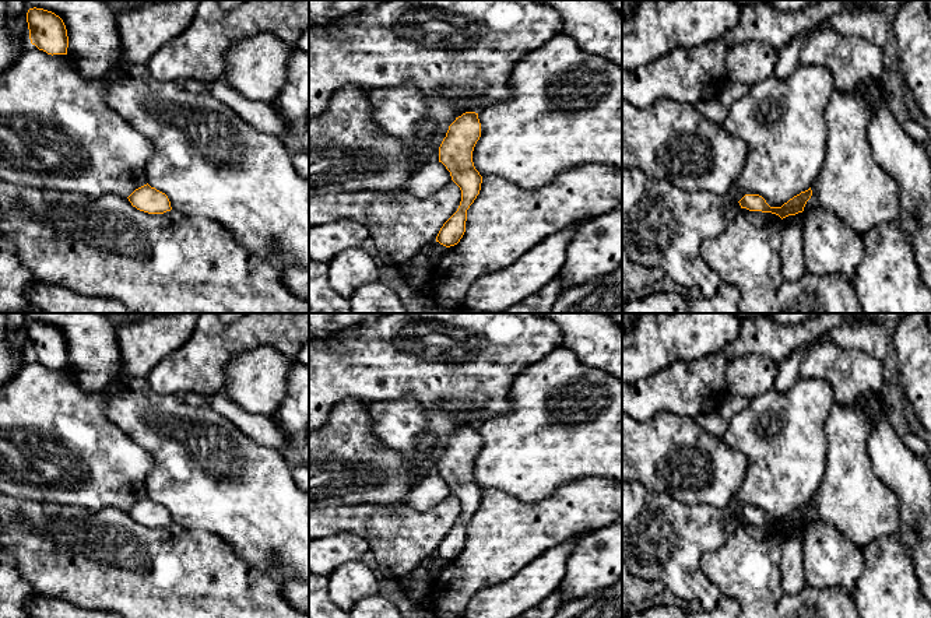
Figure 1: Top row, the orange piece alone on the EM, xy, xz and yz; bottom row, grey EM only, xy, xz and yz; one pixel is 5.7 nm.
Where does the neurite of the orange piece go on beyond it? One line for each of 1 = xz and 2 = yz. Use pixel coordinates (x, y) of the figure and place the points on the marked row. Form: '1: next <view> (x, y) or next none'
1: next none
2: next none

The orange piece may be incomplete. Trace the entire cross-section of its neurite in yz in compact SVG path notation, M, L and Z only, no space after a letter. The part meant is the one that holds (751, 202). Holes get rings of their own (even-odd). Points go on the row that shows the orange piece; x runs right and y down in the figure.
M811 187L805 192L790 199L781 207L770 207L766 200L759 194L745 194L738 203L741 208L746 208L749 211L762 211L772 213L779 215L781 220L788 215L795 215L804 211L807 201L811 199L812 190Z

